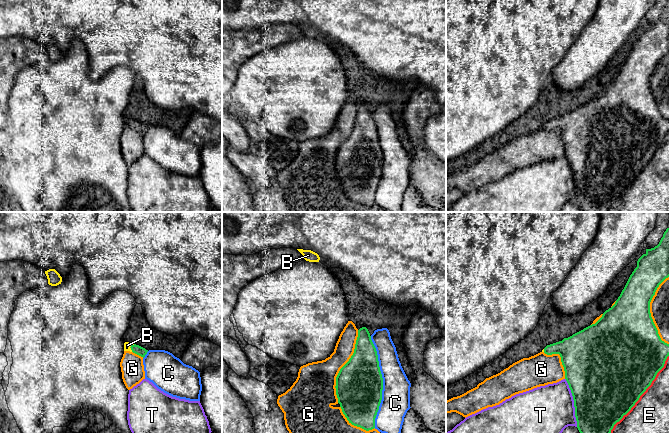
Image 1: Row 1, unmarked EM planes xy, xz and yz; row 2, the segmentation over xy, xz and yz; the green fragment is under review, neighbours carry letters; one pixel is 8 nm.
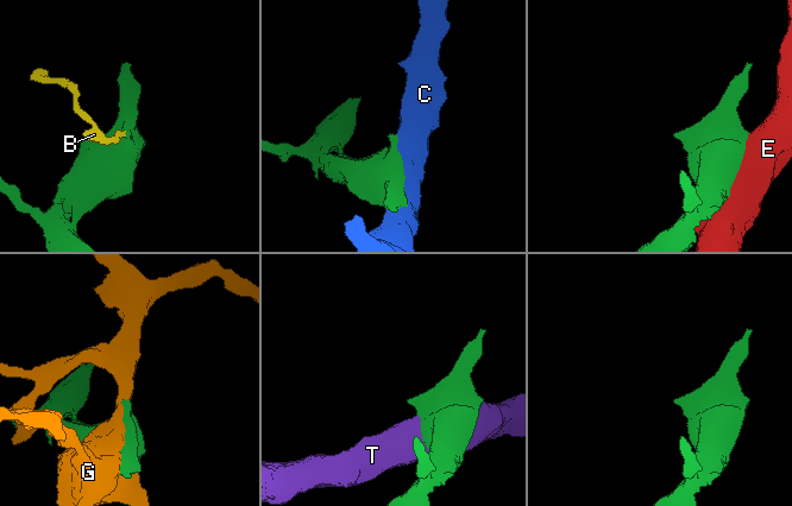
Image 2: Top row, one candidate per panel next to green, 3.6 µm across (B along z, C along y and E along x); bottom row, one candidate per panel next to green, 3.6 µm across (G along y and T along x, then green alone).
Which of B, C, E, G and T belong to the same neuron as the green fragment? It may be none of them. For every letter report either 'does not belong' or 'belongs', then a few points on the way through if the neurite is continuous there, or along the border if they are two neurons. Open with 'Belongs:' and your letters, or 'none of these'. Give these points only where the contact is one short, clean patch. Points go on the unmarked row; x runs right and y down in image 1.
Belongs: B
B: belongs; way xy (136, 125), (130, 123), (127, 121)
C: does not belong
E: does not belong
G: does not belong
T: does not belong

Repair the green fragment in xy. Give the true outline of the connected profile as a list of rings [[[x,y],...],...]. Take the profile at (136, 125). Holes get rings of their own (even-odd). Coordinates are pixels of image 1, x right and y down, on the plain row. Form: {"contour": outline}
{"contour": [[[125,118],[124,119],[124,127],[130,127],[133,128],[141,133],[145,133],[145,131],[147,130],[148,126],[146,126],[145,124],[133,120],[133,119],[129,119],[129,118]]]}

